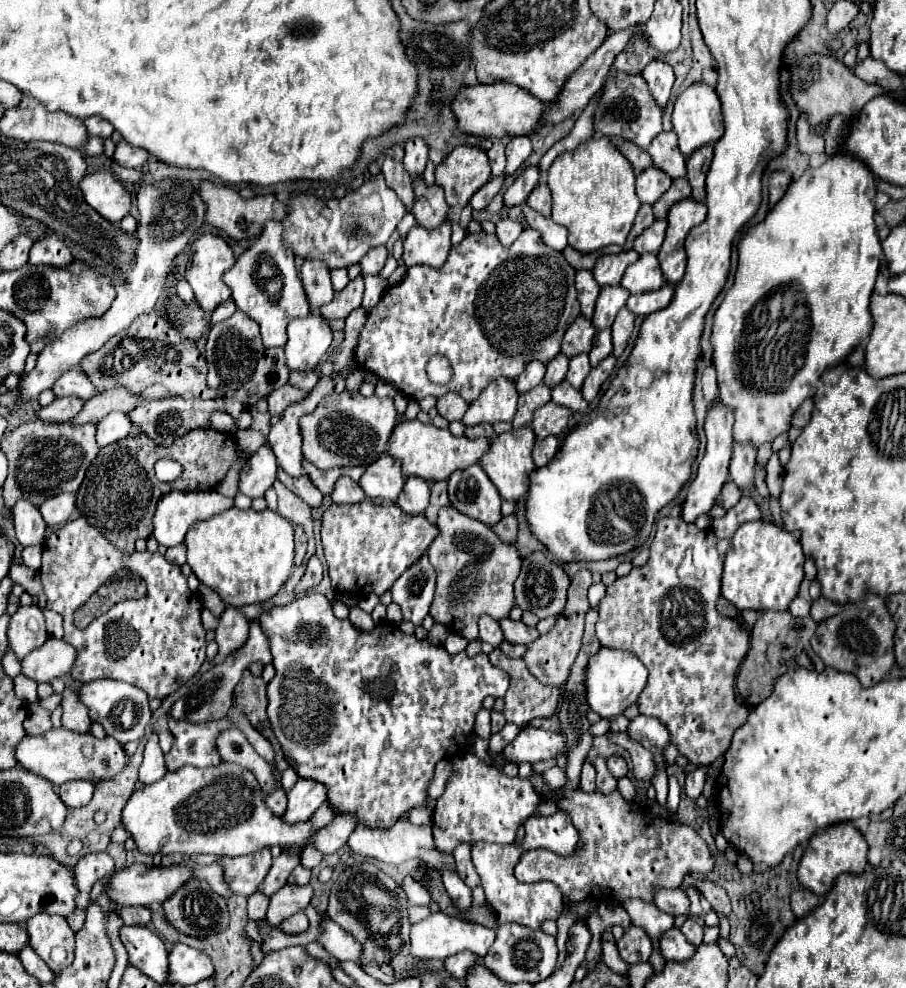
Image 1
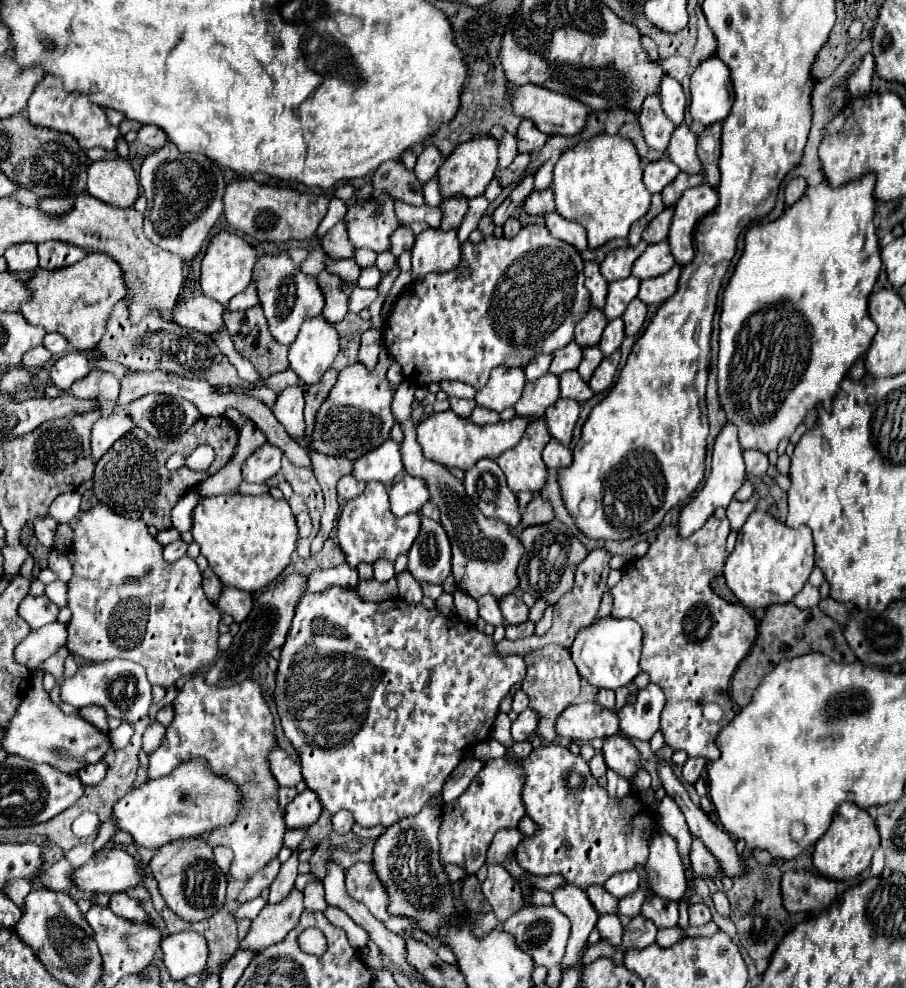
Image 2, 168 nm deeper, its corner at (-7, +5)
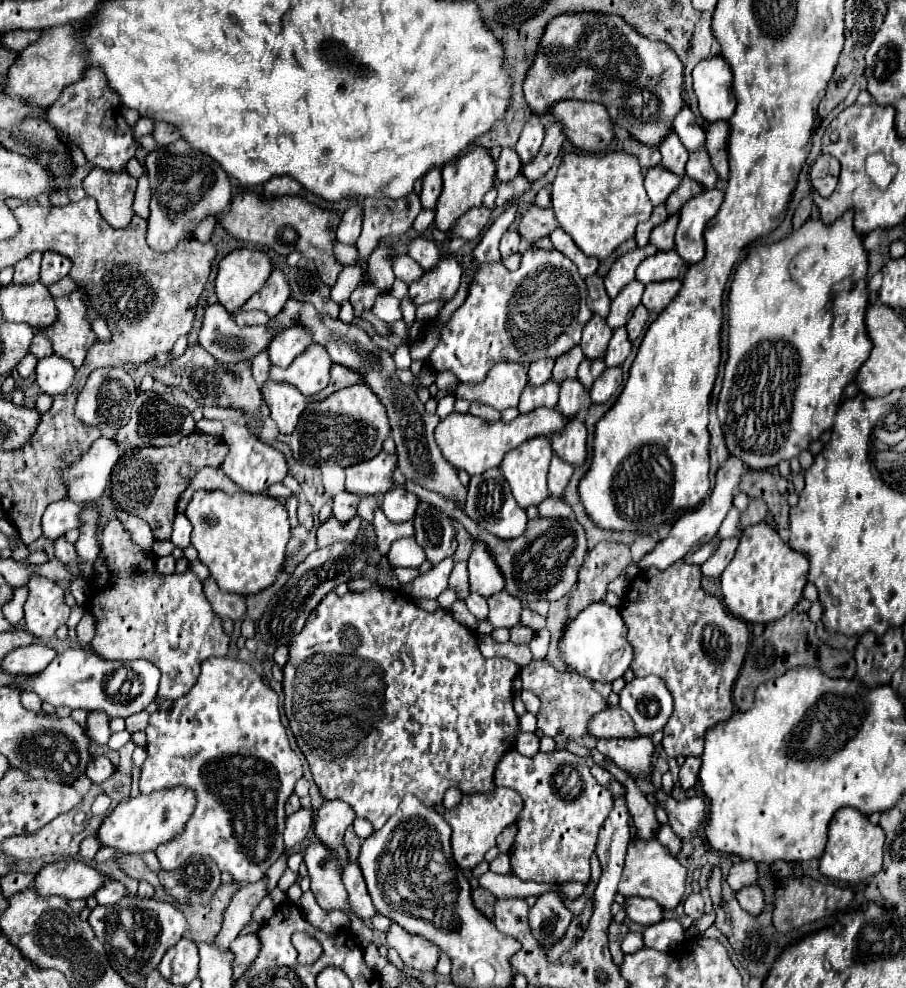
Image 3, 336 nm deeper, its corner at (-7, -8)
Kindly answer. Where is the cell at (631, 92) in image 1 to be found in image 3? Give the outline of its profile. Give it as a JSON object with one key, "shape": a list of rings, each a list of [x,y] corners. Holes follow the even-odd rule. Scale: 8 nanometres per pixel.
{"shape":[[[670,133],[664,141],[662,141],[662,145],[658,147],[660,149],[660,153],[662,153],[662,165],[666,167],[666,169],[670,169],[672,173],[676,173],[676,175],[680,175],[680,177],[684,177],[684,173],[686,173],[686,161],[688,161],[688,149],[682,145],[682,141],[678,139],[678,135],[676,133]]]}

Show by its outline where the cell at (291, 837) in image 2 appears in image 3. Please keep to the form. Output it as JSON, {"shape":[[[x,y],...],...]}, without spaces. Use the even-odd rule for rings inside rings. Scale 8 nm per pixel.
{"shape":[[[286,853],[268,869],[268,873],[266,873],[266,879],[268,879],[268,883],[266,883],[266,891],[270,893],[274,887],[276,887],[276,883],[278,883],[278,879],[282,877],[282,873],[284,873],[284,869],[286,869]]]}

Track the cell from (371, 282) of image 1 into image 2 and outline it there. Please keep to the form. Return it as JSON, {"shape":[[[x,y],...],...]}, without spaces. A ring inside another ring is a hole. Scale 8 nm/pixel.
{"shape":[[[356,288],[354,296],[350,296],[350,310],[360,312],[368,308],[378,296],[377,288]]]}

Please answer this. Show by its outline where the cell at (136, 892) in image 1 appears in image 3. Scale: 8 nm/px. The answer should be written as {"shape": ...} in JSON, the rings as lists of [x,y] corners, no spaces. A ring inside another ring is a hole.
{"shape":[[[68,859],[68,861],[44,865],[34,877],[34,891],[42,897],[58,895],[58,897],[64,897],[64,899],[86,899],[92,893],[96,893],[96,889],[102,883],[104,883],[104,875],[98,873],[90,863],[80,861],[80,859]]]}

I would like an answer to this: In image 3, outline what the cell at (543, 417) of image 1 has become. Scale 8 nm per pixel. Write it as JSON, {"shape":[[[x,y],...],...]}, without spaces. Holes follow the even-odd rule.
{"shape":[[[576,417],[568,419],[566,427],[552,435],[552,449],[560,459],[570,463],[572,467],[584,465],[586,457],[588,457],[584,423],[578,421]]]}

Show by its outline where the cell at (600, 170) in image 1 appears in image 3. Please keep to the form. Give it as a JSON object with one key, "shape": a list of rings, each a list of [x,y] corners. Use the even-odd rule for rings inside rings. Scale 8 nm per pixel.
{"shape":[[[610,151],[602,155],[566,153],[552,183],[552,209],[560,227],[590,257],[606,259],[620,243],[634,237],[636,225],[654,209],[646,191],[644,175],[634,155]]]}

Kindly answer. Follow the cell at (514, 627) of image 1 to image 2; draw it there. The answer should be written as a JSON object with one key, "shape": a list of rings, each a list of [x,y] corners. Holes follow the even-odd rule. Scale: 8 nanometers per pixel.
{"shape":[[[514,594],[500,600],[500,610],[508,624],[524,624],[528,620],[528,606]]]}

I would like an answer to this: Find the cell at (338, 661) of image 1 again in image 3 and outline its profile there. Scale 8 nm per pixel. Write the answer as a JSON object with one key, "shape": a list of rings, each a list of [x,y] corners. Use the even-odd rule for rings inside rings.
{"shape":[[[374,583],[370,589],[356,593],[348,591],[344,597],[338,597],[334,591],[328,593],[320,603],[318,609],[310,615],[310,621],[306,623],[306,629],[302,633],[294,635],[290,641],[290,655],[288,663],[283,668],[284,673],[284,709],[290,719],[290,727],[294,731],[294,737],[298,741],[300,751],[306,755],[314,781],[320,787],[322,795],[326,799],[340,799],[348,803],[356,817],[368,819],[374,829],[380,829],[390,813],[398,809],[402,797],[406,793],[414,793],[424,805],[438,805],[442,803],[442,797],[448,787],[458,787],[462,793],[494,793],[494,769],[498,761],[510,751],[516,743],[516,737],[520,733],[520,719],[512,707],[512,681],[518,675],[518,665],[506,657],[486,659],[482,657],[478,649],[478,639],[474,631],[470,631],[466,625],[458,623],[452,613],[448,611],[434,611],[428,613],[420,609],[414,601],[408,601],[404,595],[396,589],[382,587]]]}

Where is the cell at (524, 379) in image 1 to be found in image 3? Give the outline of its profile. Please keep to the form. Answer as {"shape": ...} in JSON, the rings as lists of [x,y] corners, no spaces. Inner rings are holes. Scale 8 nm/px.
{"shape":[[[544,357],[544,359],[534,361],[530,365],[530,369],[528,369],[528,381],[532,385],[546,383],[552,377],[552,367],[554,367],[554,359],[550,359],[550,357]]]}

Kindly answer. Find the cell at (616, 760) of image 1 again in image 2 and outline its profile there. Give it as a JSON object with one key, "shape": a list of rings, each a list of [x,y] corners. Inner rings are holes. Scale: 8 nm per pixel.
{"shape":[[[610,736],[606,740],[606,744],[604,744],[604,760],[606,760],[606,766],[610,770],[618,772],[620,776],[628,778],[628,780],[640,768],[638,758],[640,758],[638,750],[626,738]]]}

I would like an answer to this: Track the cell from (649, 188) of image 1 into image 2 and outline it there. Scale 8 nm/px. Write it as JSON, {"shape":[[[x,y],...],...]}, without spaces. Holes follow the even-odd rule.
{"shape":[[[658,160],[658,162],[650,162],[646,168],[644,168],[644,184],[646,184],[646,190],[650,194],[656,194],[656,192],[662,192],[676,176],[678,176],[678,166],[674,166],[670,160]]]}

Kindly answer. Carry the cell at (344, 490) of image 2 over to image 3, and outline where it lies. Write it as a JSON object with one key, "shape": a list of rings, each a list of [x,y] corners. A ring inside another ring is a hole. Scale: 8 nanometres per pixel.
{"shape":[[[348,491],[338,493],[338,495],[332,499],[332,515],[334,515],[340,523],[350,521],[350,519],[356,515],[358,501],[360,501],[360,497],[354,495],[354,493],[348,493]]]}

